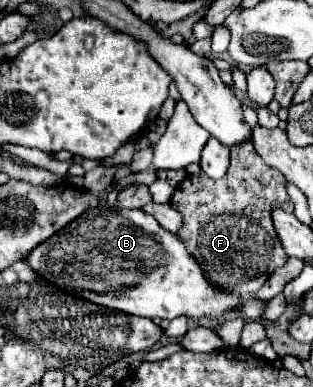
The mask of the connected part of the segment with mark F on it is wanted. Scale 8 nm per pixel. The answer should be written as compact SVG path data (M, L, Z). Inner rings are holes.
M241 143L231 149L231 167L227 175L219 181L209 179L205 173L187 175L177 187L169 201L173 209L177 209L183 215L183 225L177 231L179 241L185 243L189 253L197 259L197 263L205 269L205 277L213 281L213 285L225 289L225 293L233 293L241 299L255 299L261 285L267 281L267 277L277 269L283 267L287 261L287 255L277 239L277 233L271 223L271 209L287 205L287 211L293 211L293 203L289 195L285 193L285 177L269 167L253 149L253 143Z

